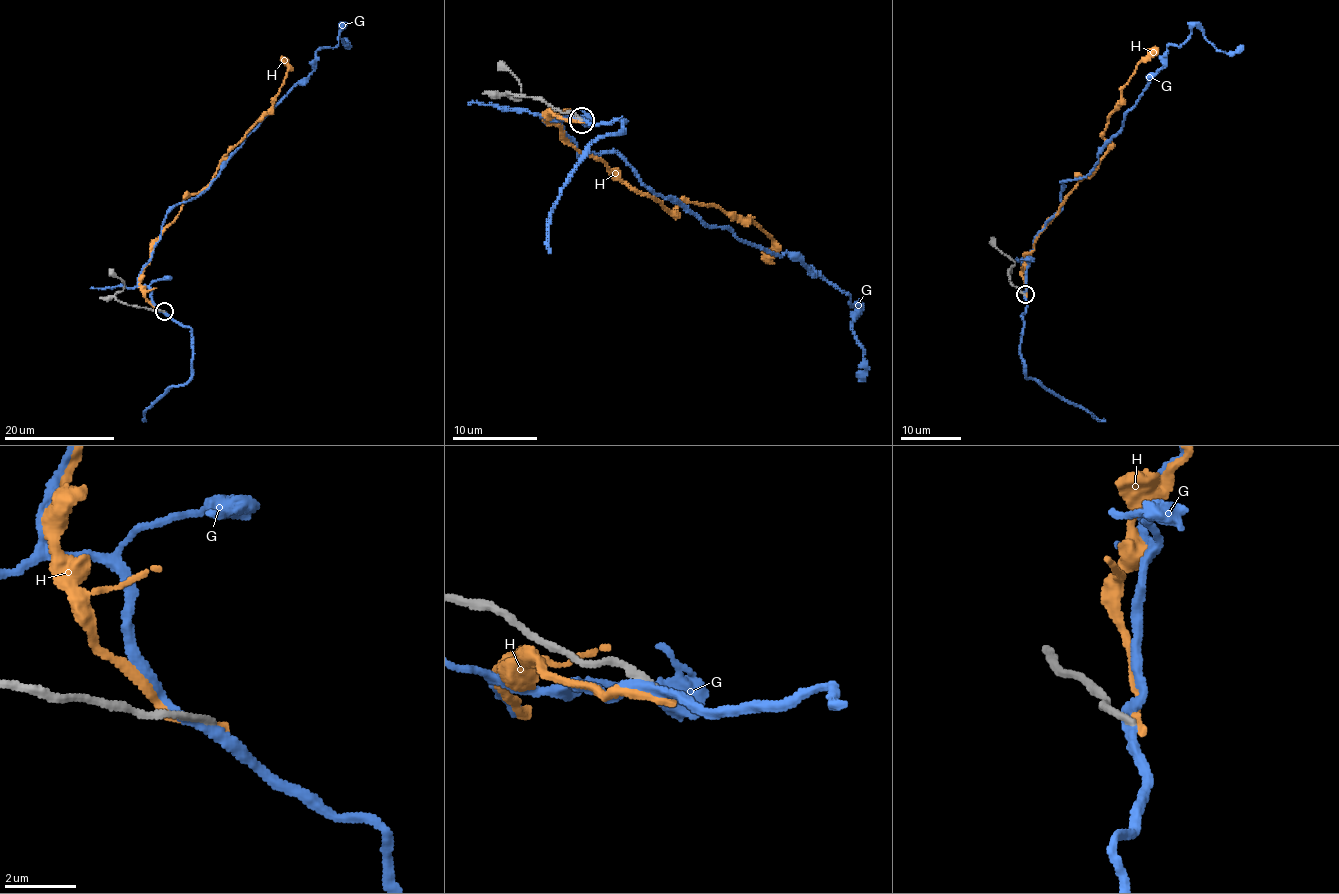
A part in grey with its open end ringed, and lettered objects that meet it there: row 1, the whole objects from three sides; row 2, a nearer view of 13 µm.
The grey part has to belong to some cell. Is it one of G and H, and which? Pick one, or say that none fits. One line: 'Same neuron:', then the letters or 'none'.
Same neuron: none

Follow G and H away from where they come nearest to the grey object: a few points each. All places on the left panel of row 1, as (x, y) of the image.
G: (162, 311), (138, 276), (165, 216), (201, 195), (342, 25), (346, 37)
H: (163, 312), (140, 283), (149, 247), (270, 108), (288, 71), (283, 56)

